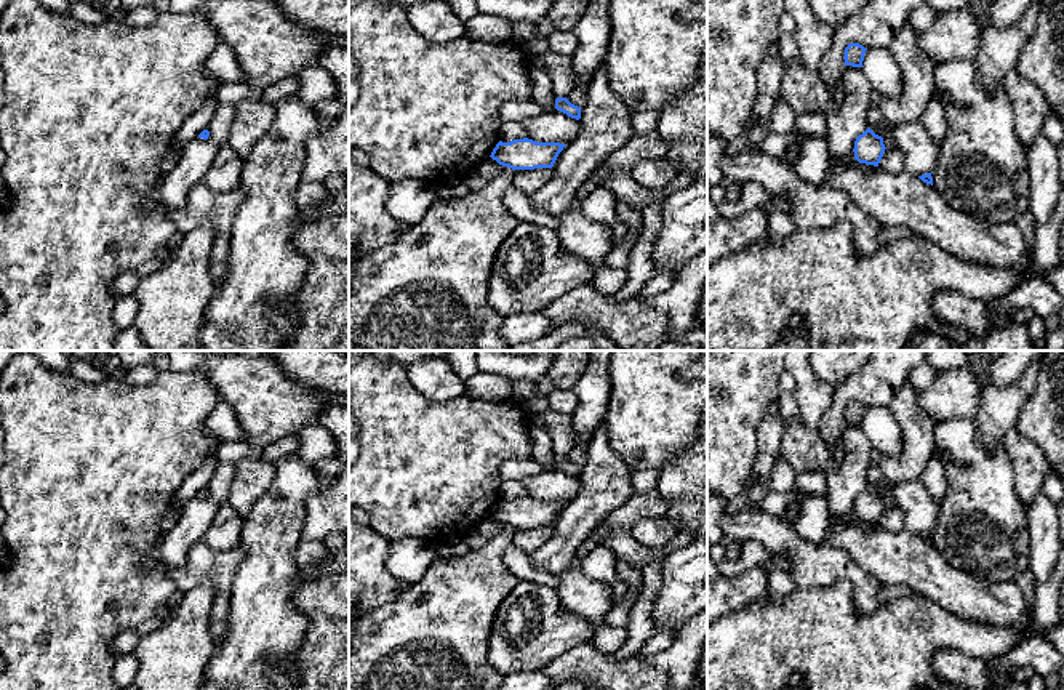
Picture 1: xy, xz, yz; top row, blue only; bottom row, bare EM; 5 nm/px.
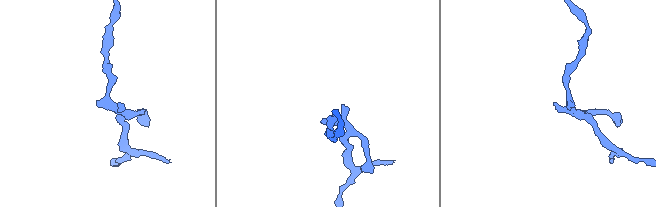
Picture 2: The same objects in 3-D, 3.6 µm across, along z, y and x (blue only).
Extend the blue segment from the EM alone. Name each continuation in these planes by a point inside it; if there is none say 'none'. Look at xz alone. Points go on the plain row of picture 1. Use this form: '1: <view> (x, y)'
1: xz (524, 391)

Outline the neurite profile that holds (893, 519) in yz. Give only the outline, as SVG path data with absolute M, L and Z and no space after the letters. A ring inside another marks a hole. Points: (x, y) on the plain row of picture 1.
M898 504L886 506L878 525L888 532L899 533L906 530L906 515Z

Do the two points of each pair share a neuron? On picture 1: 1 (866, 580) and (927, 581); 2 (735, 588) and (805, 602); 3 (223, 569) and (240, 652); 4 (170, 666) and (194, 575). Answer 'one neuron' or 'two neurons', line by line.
1: two neurons
2: two neurons
3: two neurons
4: two neurons

